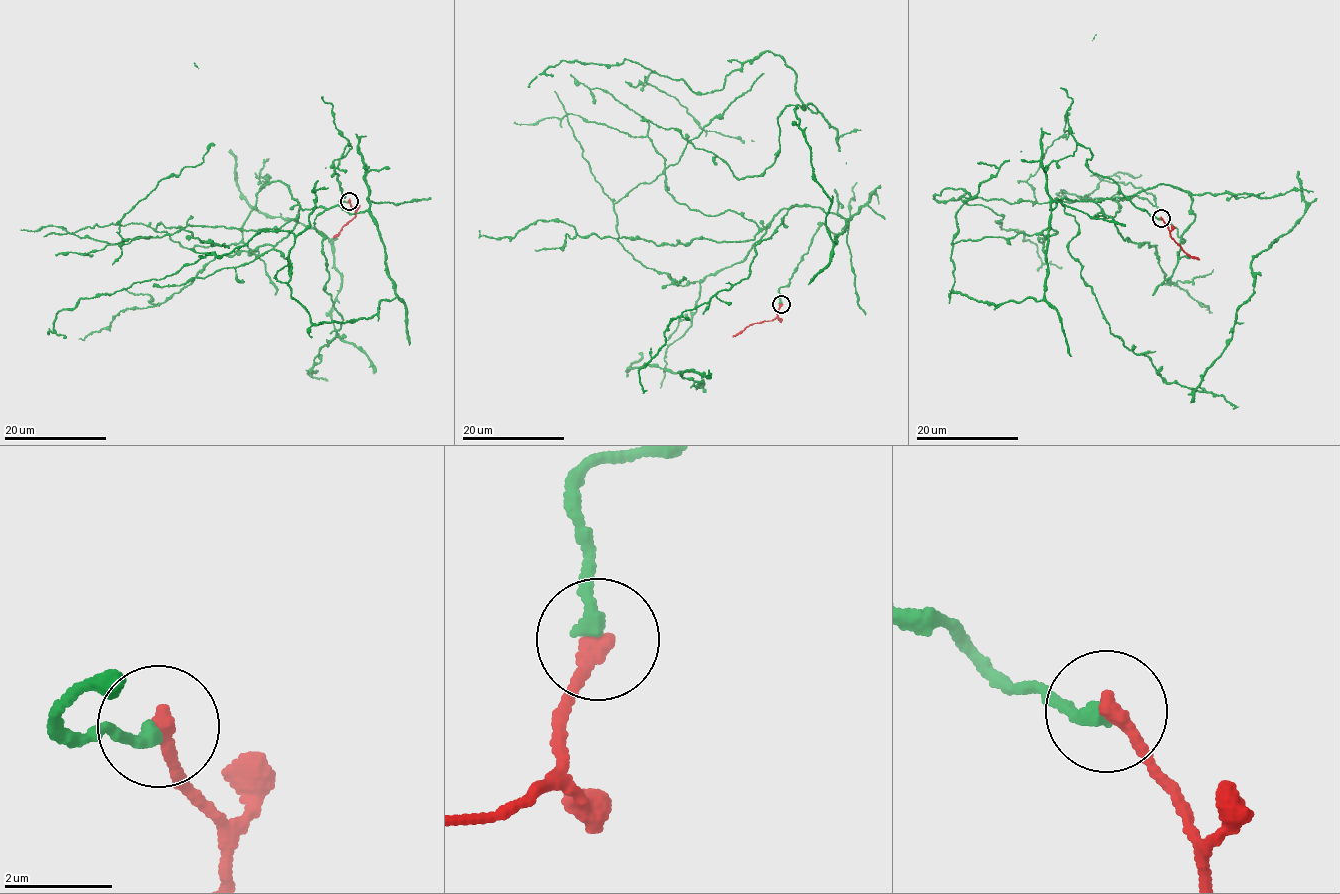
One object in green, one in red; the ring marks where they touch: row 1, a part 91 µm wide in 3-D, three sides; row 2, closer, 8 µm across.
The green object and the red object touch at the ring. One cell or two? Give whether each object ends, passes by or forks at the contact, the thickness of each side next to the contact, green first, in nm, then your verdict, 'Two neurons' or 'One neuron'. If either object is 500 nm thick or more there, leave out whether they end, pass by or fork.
At the ring green ends. At the ring red ends. Thickness 280 nm (green) against 320 nm. One neuron

